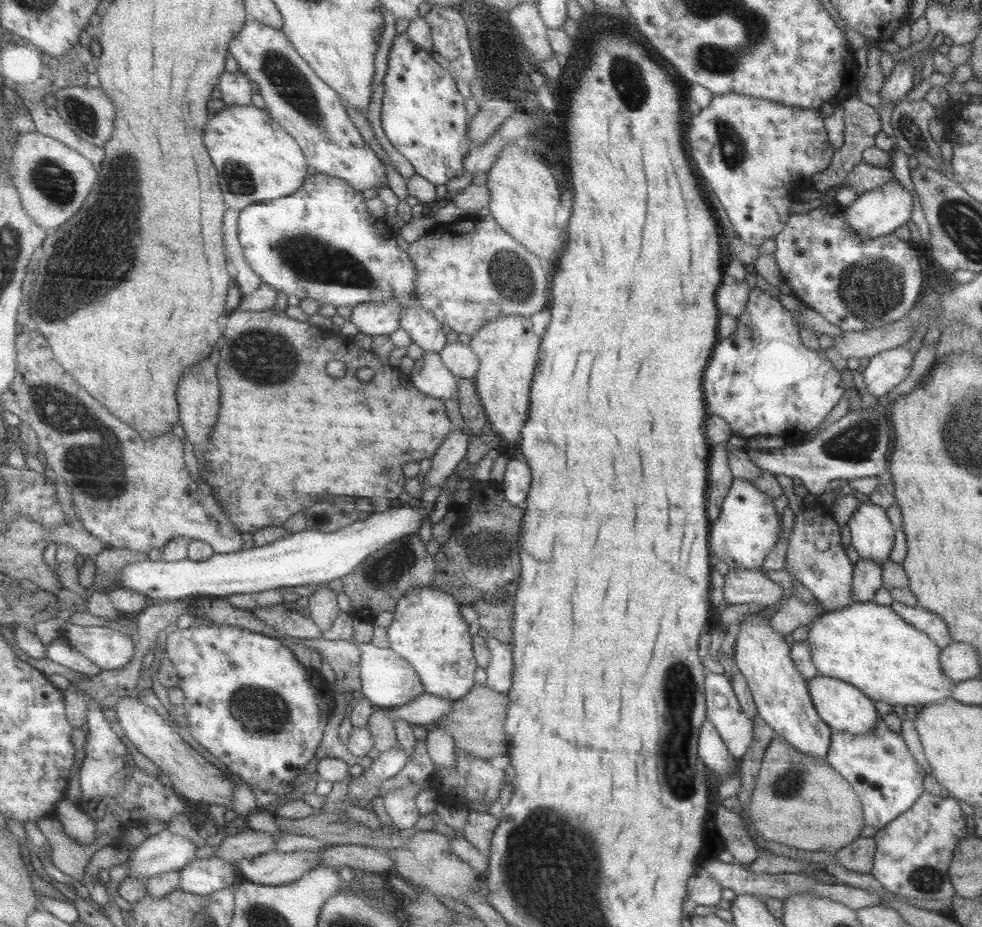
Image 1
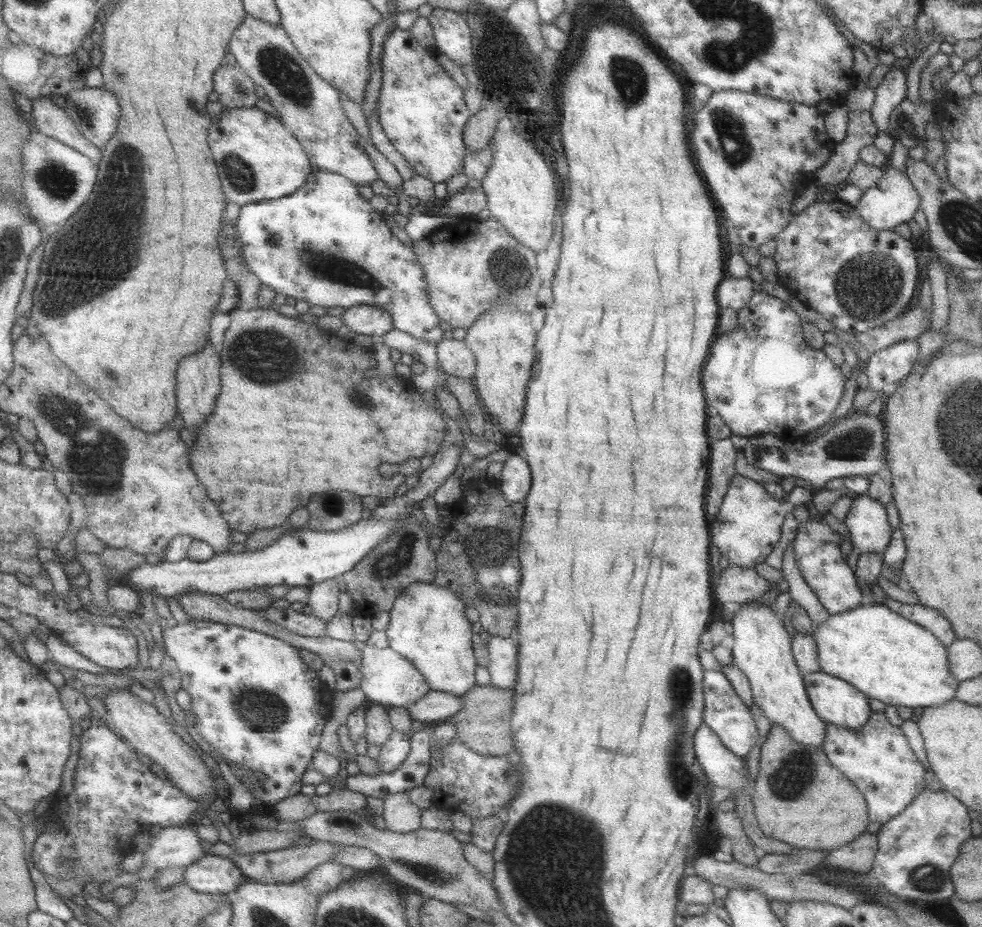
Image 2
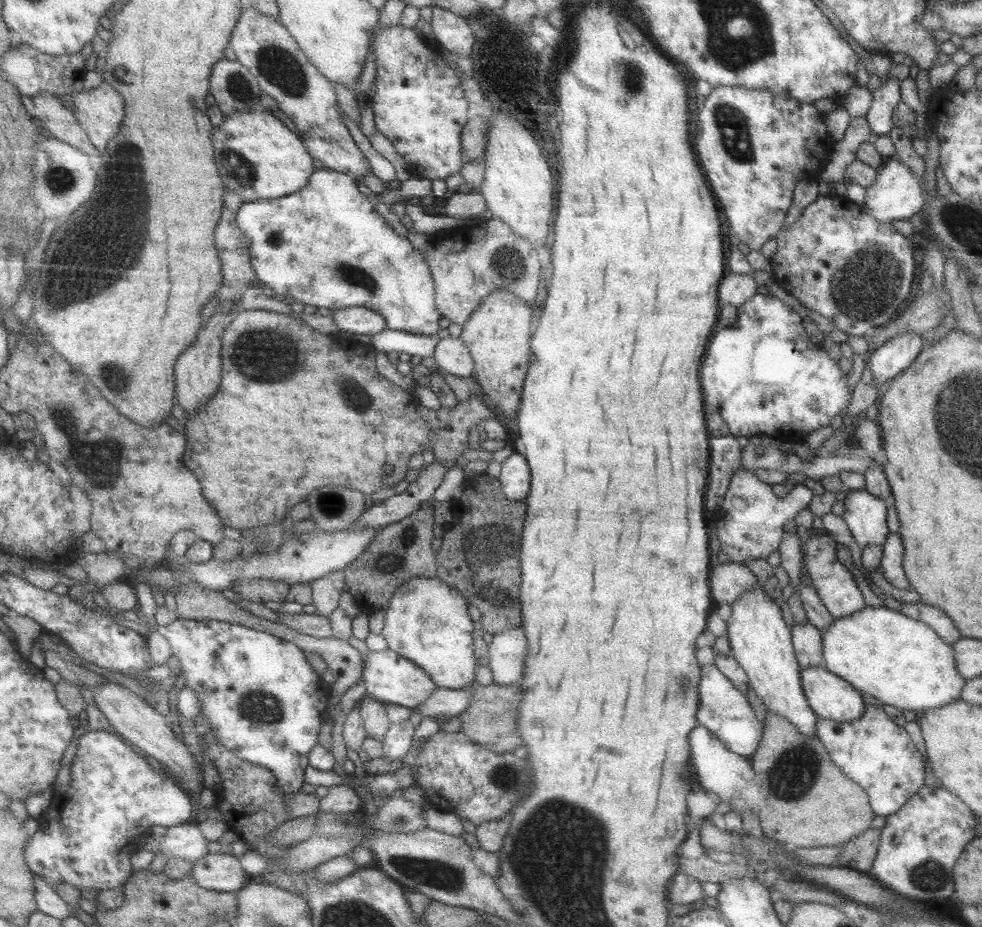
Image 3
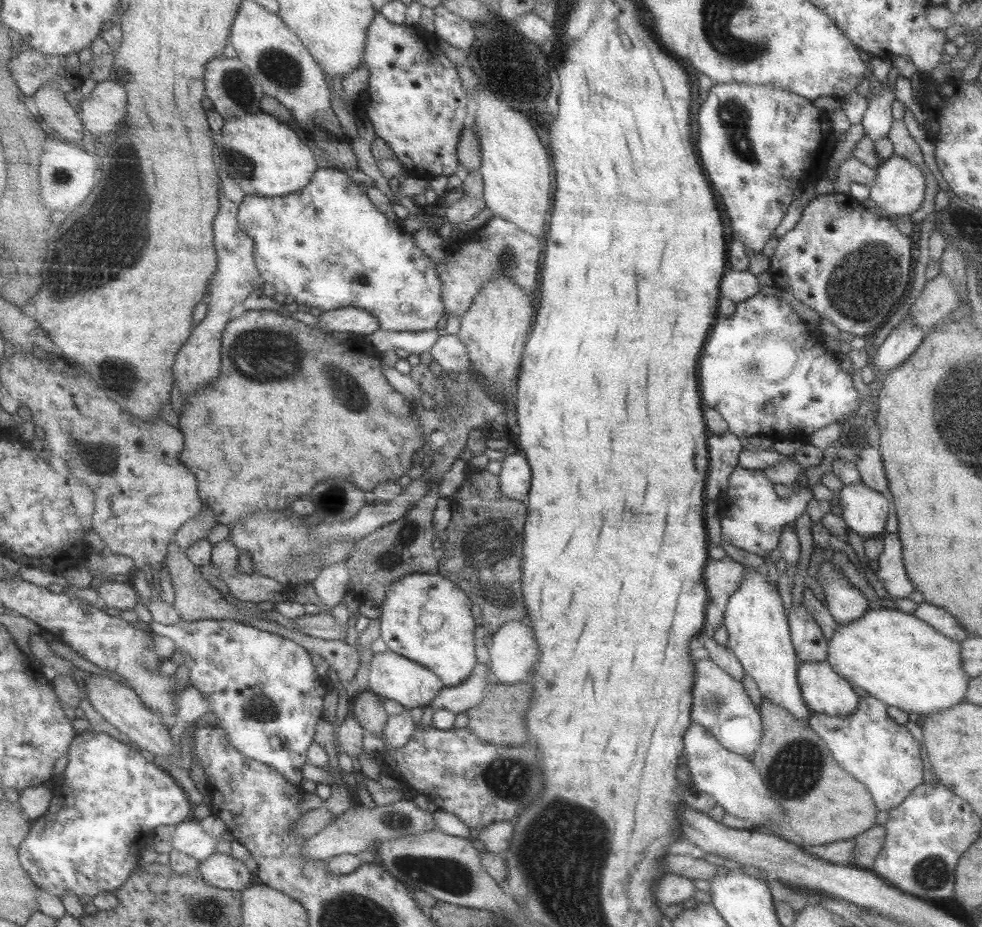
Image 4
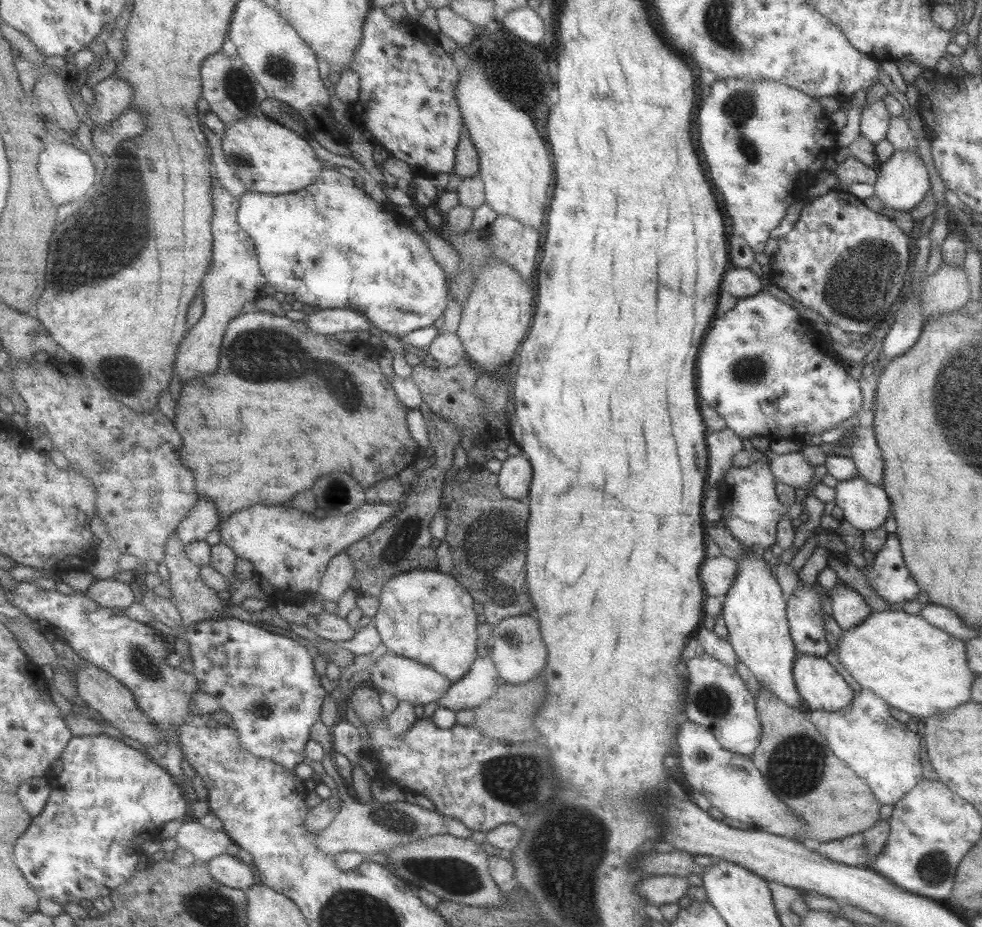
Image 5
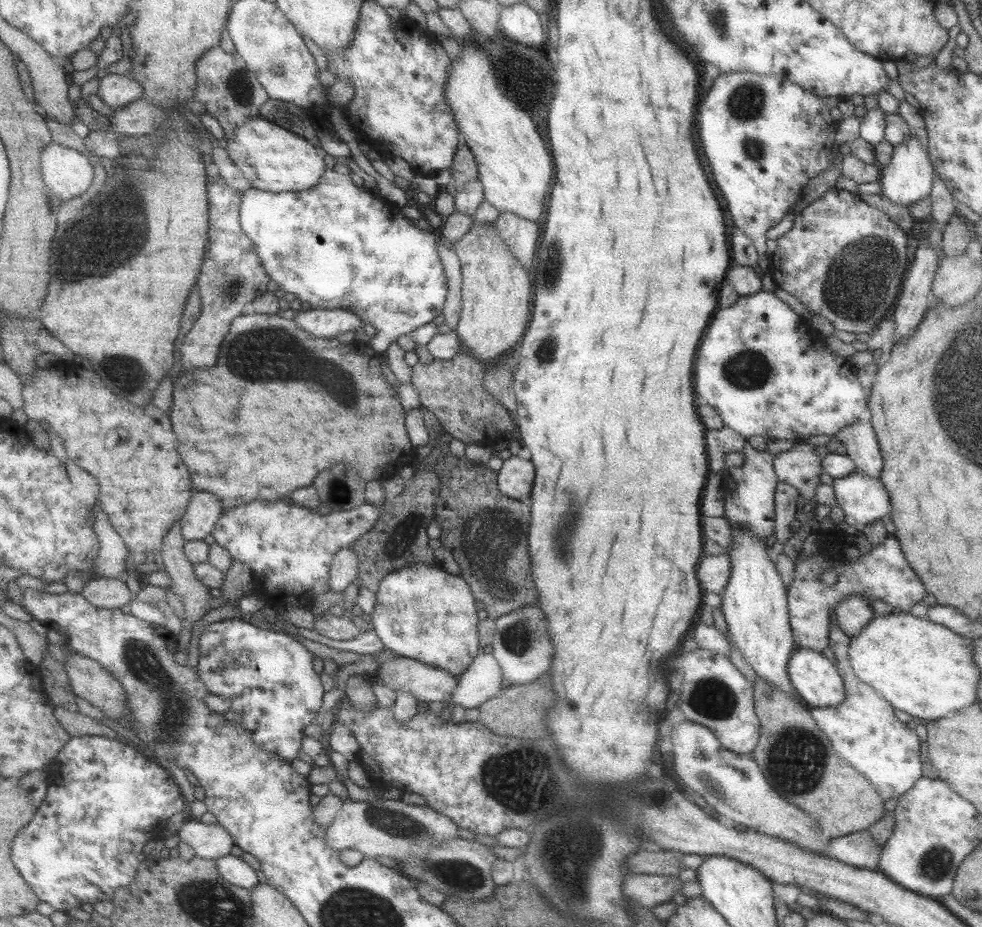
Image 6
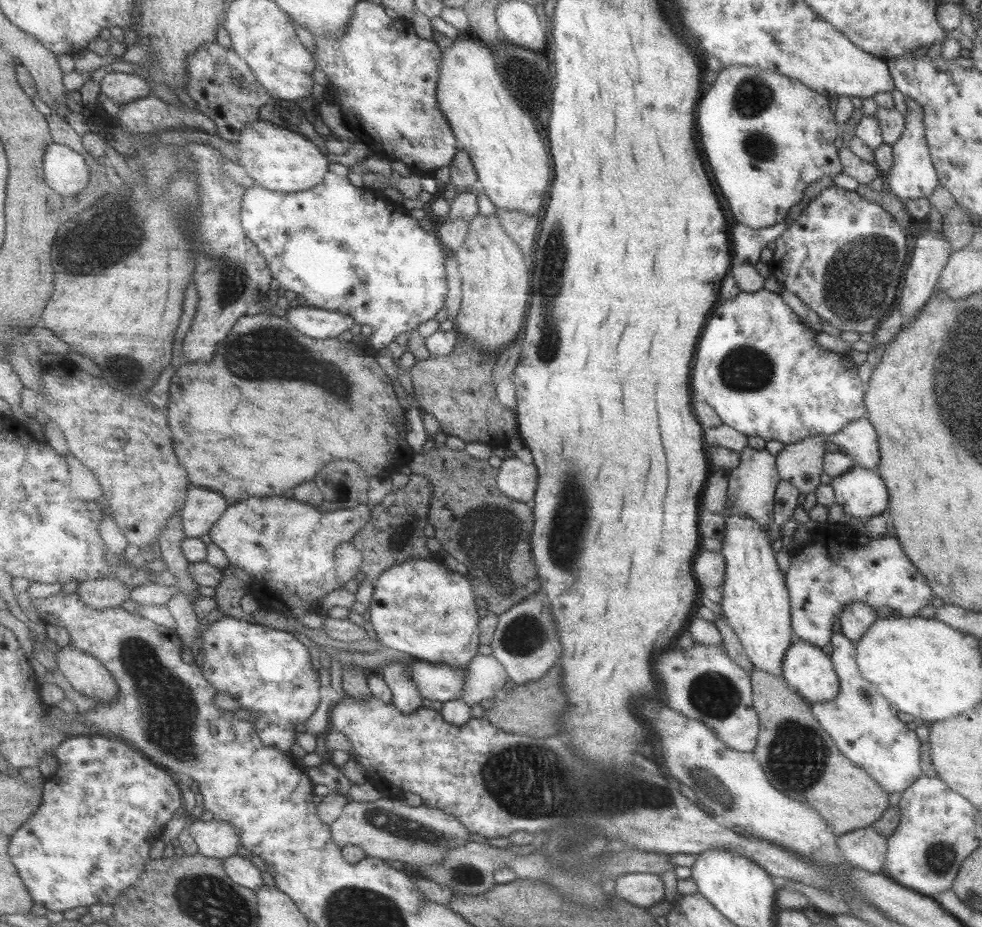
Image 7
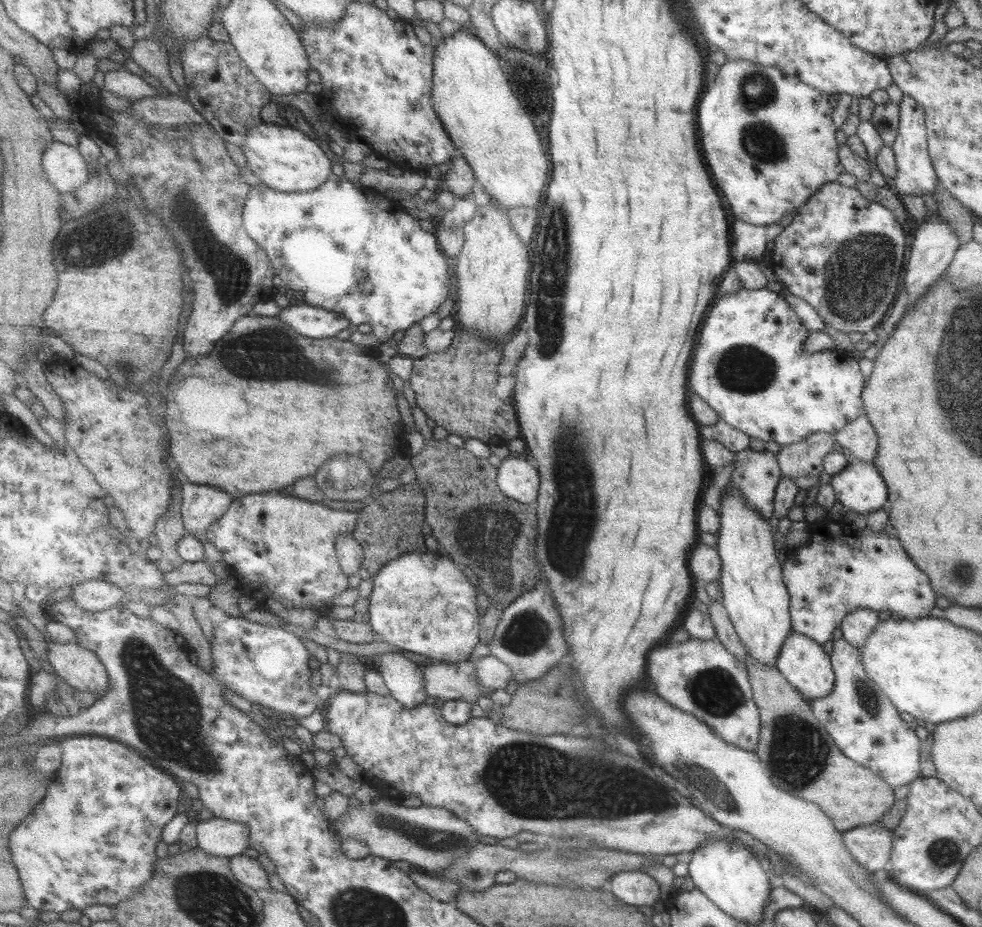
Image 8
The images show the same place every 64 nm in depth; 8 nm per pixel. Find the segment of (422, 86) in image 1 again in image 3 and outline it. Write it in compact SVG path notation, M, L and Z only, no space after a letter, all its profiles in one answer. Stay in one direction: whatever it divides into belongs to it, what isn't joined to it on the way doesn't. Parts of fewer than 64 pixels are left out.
M403 24L384 26L374 32L372 40L377 68L372 98L376 127L393 142L416 175L431 180L445 180L451 174L461 174L466 160L462 134L469 120L469 100L463 92L457 72L447 64L441 54L433 56L433 50L421 40L420 34L414 28Z

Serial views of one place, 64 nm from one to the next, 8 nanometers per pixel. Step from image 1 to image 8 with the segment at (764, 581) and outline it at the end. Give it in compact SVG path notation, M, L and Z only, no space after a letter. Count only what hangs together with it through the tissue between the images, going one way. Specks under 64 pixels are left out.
M697 540L694 546L691 547L686 561L693 578L704 580L706 583L718 580L721 561L713 548L709 548L709 546L705 546Z

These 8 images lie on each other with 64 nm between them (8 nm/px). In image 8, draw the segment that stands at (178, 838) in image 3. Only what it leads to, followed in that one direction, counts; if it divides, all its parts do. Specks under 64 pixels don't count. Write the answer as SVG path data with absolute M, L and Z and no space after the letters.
M214 817L209 821L197 821L199 847L209 854L222 857L235 857L243 855L250 848L250 828L243 826L241 822L233 822L227 819Z

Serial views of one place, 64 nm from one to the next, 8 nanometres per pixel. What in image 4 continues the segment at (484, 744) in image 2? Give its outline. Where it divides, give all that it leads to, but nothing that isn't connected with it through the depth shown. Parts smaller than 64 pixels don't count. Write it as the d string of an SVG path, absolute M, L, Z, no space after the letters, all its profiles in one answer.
M531 682L508 685L495 683L486 694L484 701L479 706L474 706L469 713L469 727L482 739L492 742L495 746L517 747L531 740L530 730L526 716L534 701L534 686Z

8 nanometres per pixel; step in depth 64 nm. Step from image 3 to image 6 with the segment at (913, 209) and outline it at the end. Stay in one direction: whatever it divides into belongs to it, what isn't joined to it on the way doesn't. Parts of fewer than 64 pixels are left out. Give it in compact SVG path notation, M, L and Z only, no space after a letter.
M909 132L909 136L902 143L893 147L889 164L879 169L880 193L890 201L902 204L903 206L914 204L917 200L930 196L933 170L934 168L925 149Z

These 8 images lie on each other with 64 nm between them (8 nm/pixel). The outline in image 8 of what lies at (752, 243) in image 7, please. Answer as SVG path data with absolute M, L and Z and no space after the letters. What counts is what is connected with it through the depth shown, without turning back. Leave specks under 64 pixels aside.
M737 219L730 223L730 255L735 262L758 262L765 251L767 242L773 240L781 226L773 223L755 226Z

